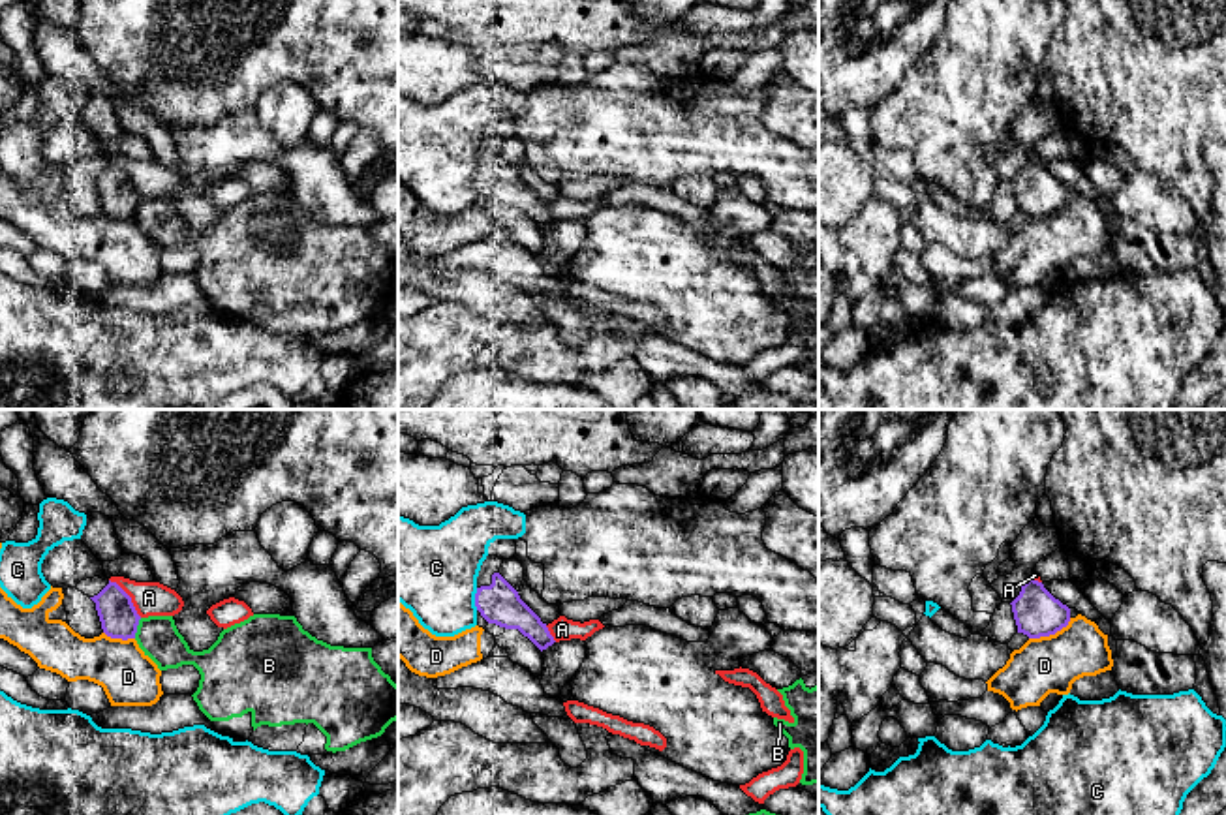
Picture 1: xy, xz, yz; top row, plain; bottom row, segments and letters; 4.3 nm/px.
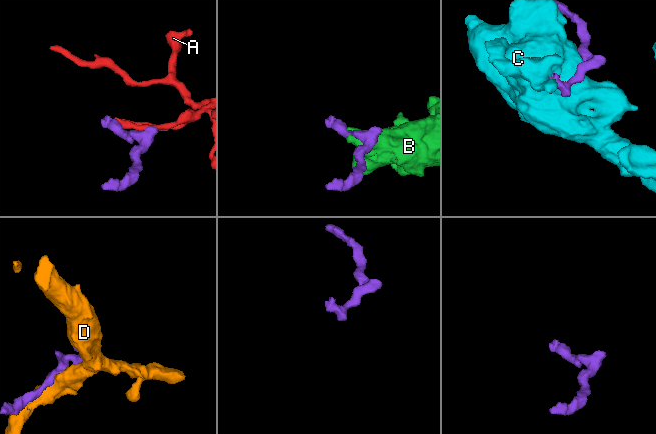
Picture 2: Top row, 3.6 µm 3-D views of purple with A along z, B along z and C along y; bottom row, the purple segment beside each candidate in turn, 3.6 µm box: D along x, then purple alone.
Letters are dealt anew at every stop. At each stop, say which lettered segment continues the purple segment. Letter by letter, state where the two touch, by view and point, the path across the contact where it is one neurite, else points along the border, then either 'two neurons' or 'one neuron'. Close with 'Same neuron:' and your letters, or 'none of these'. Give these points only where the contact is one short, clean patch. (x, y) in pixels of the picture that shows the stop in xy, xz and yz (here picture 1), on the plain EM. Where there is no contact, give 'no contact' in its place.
A: xy (130, 177) | along xy (109, 158), (130, 177), (141, 196) | two neurons
B: xy (136, 207) | two neurons
C: xz (475, 179) | two neurons
D: yz (1050, 213) | two neurons
Same neuron: none of these

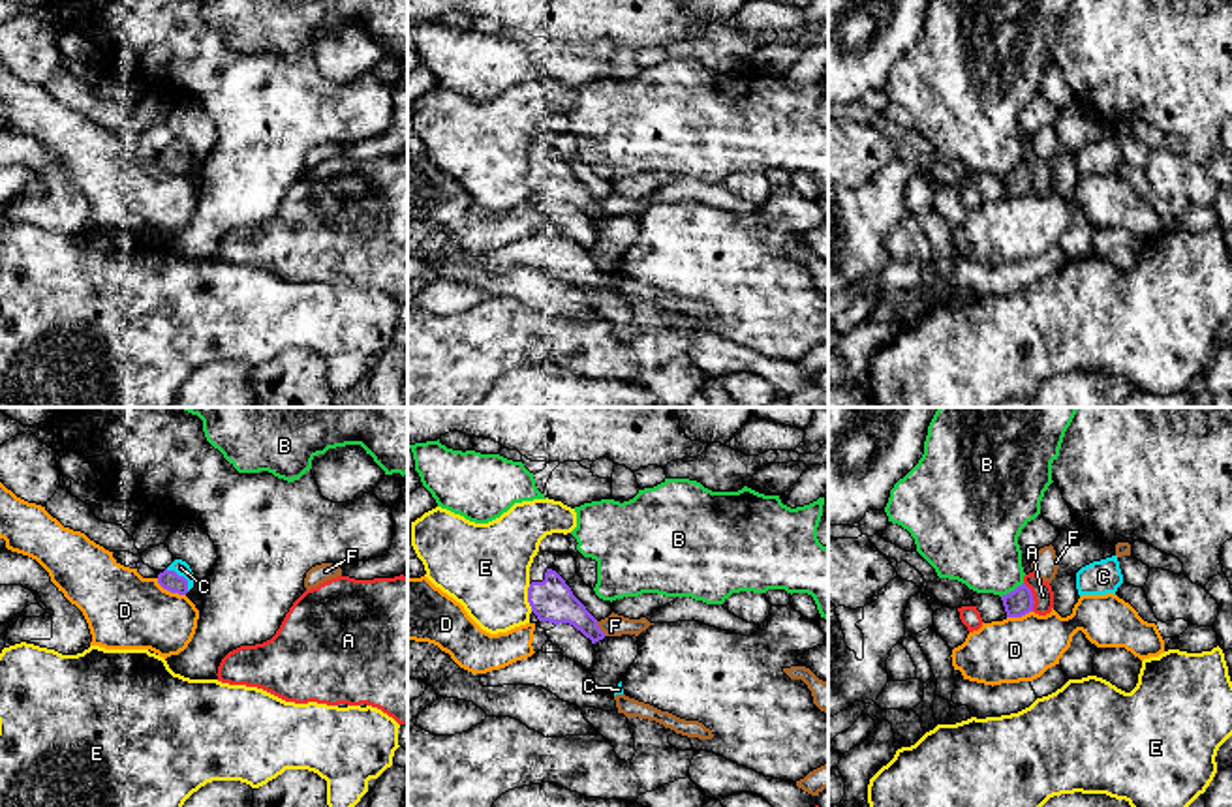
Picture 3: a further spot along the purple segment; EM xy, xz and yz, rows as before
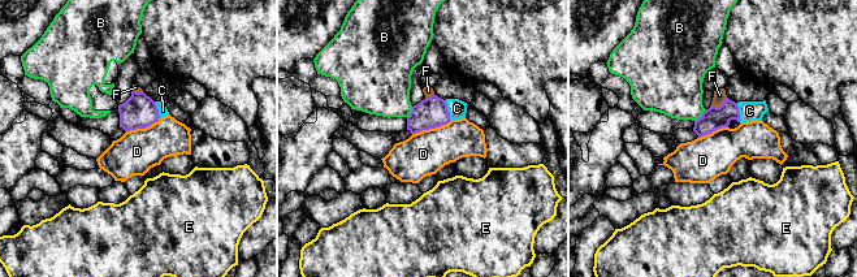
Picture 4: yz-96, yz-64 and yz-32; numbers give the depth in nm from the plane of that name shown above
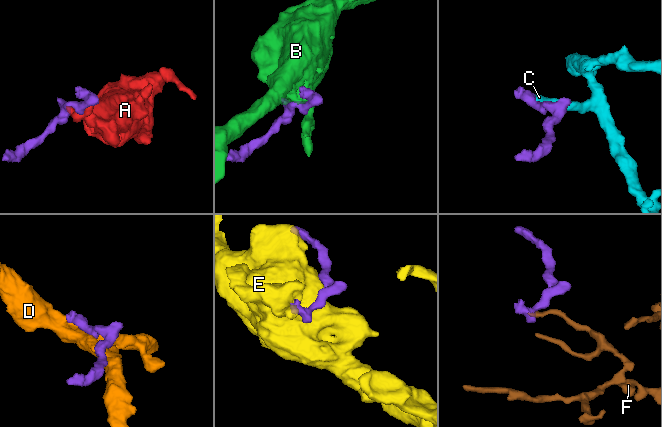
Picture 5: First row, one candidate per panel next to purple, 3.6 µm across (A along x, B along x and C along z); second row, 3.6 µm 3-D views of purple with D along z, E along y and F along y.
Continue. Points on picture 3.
A: yz (1031, 177) | two neurons
B: yz (1011, 171) | two neurons
C: xy (181, 156) | across xy (169, 160), (181, 156), (181, 147) | one neuron
D: xy (169, 169) | two neurons
E: xz (528, 177) | two neurons
F: xz (600, 209) | along xz (596, 201), (607, 214) | two neurons
Same neuron: C

